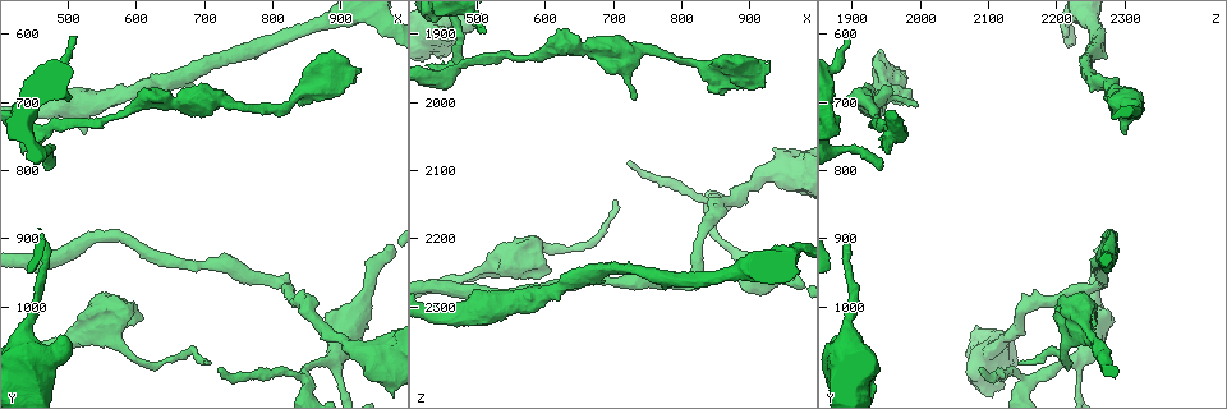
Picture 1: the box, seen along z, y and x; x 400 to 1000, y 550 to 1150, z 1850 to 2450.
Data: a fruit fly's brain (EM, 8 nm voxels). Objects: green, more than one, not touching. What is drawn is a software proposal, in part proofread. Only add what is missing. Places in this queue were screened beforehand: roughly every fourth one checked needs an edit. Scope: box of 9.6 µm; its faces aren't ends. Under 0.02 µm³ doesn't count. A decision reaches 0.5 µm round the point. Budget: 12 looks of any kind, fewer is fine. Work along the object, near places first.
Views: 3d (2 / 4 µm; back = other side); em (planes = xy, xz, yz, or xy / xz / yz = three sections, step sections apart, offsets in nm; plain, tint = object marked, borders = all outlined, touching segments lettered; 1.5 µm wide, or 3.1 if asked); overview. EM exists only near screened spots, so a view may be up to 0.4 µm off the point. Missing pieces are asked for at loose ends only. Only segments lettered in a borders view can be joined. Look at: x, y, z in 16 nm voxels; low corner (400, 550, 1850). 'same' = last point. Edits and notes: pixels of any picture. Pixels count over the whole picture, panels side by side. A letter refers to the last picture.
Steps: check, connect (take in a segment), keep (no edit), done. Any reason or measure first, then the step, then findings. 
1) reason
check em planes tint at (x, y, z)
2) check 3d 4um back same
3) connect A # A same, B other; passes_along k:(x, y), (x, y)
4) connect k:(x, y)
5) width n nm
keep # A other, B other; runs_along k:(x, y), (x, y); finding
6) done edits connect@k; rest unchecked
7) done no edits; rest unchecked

end of a long branch
check 3d 2um at (705, 1085, 2145)

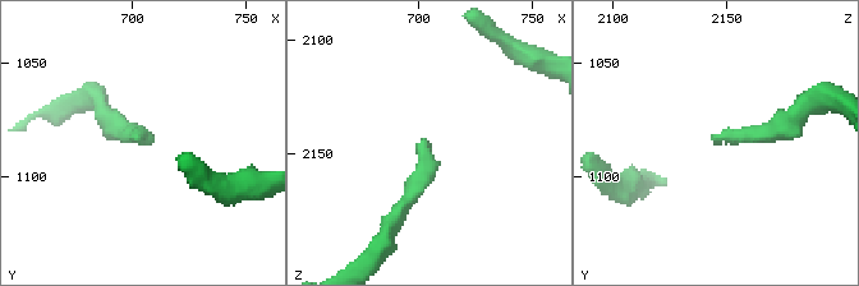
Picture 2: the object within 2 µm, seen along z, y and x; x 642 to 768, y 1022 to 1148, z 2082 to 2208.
check em xz step 4 borders at (701, 1084, 2143)

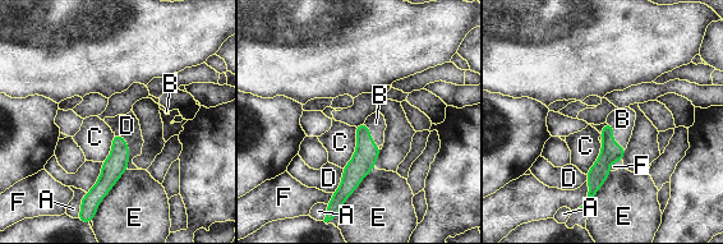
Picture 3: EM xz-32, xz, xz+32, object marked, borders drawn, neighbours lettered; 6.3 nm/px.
longest_contact E 340 nm
connect 3:(622, 119) # A other, B same, C other, D other, E other, F other; passes_along 3:(611, 152), (612, 137), (622, 119); the neuron continues

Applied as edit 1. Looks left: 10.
check overview

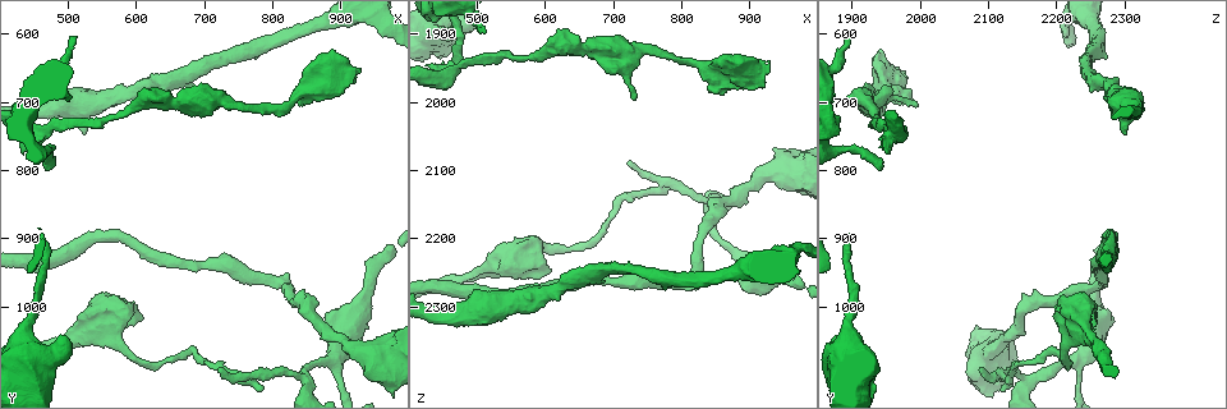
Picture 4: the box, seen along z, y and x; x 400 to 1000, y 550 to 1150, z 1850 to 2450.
end of a long branch
check 3d 4um at (460, 890, 1895)

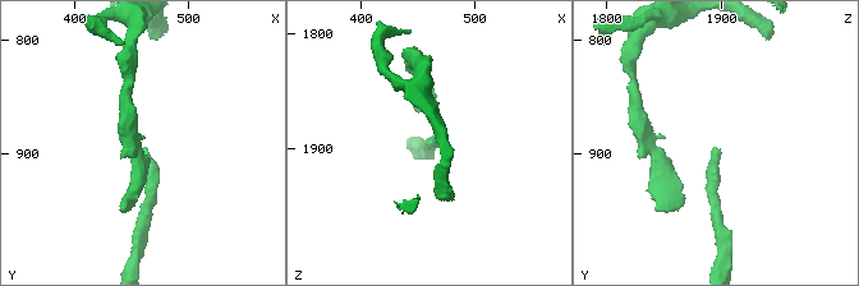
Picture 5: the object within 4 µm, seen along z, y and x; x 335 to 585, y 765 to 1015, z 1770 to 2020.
check em planes borders at (464, 894, 1898)

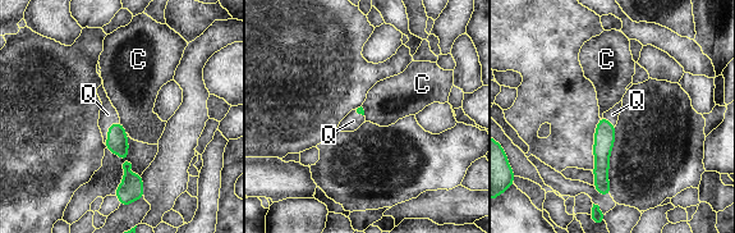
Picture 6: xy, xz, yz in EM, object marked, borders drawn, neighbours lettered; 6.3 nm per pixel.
longest_contact Q 180 nm
connect 6:(108, 114) # C other, Q same; it goes on there

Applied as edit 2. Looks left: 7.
redraw
check overview

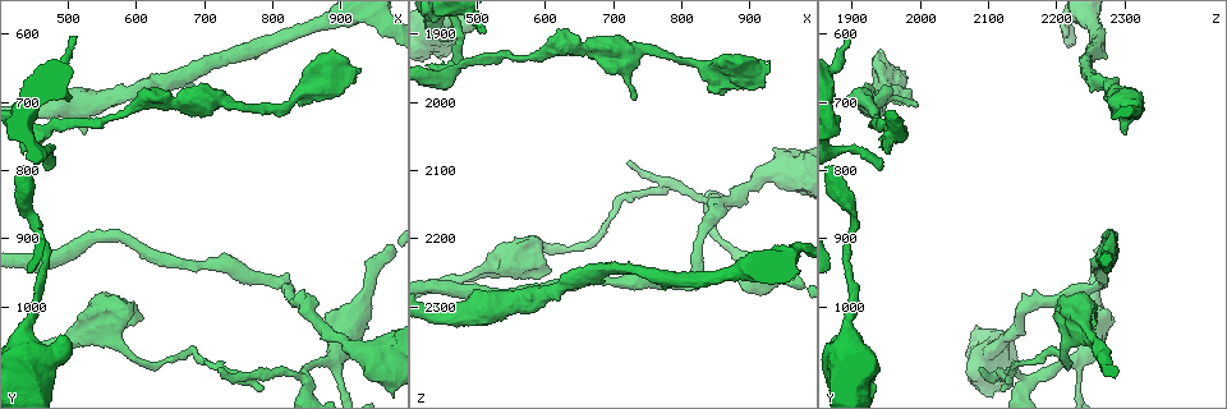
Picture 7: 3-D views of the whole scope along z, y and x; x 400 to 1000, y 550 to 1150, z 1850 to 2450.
branch stops here
check em xz step 4 borders at (730, 705, 1995)

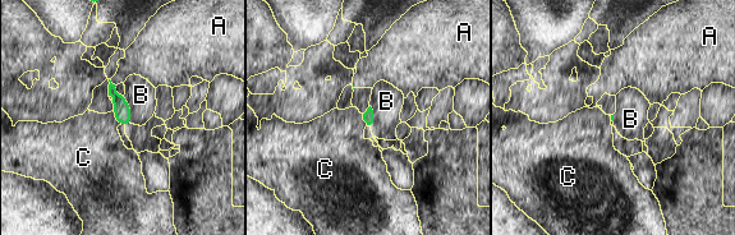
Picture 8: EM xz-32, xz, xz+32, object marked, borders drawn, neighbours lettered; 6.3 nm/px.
keep # A other, B other, C other; border 8:(113, 111), (114, 118), (120, 124); no lettered segment goes on from it

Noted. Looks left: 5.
check 3d 2um at (485, 790, 1940)

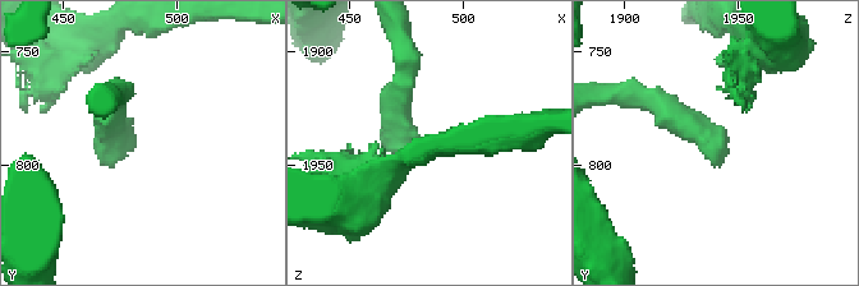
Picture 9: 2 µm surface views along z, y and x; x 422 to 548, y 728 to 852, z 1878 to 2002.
check em planes borders at (484, 791, 1942)

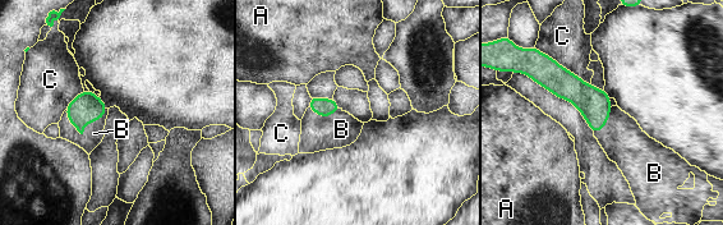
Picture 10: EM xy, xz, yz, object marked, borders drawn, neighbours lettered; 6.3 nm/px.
connect 10:(93, 133) # A other, B same, C other; passes_along 10:(87, 108), (86, 124), (93, 133); it goes on there

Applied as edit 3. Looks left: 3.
check overview

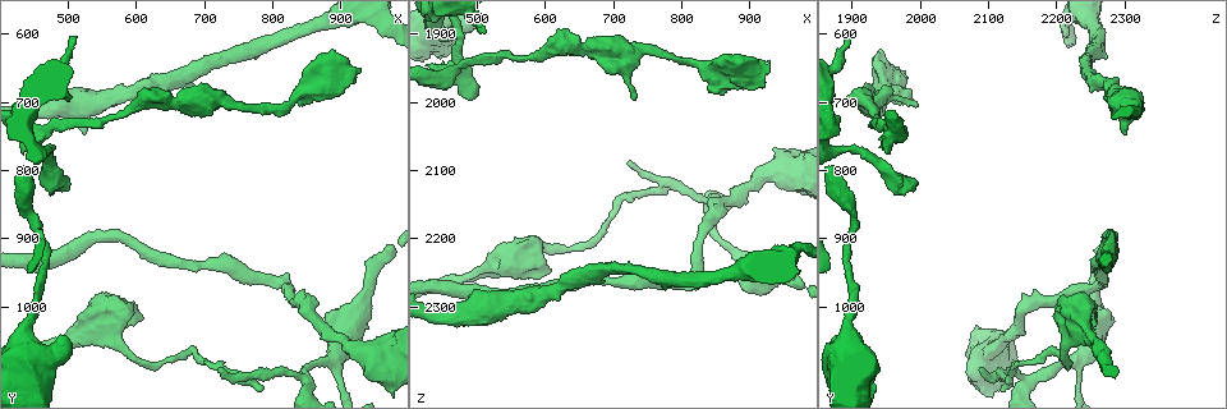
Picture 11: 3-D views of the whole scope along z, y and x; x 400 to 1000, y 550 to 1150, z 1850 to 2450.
stops while still wide
check 3d 4um at (520, 750, 2305)

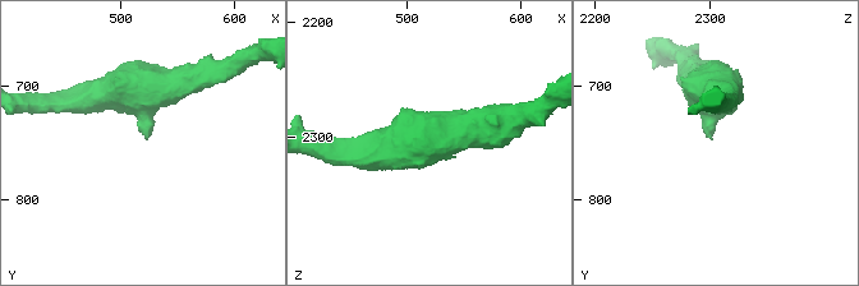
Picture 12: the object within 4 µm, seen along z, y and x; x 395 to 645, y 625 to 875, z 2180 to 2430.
check em planes borders at (520, 748, 2300)

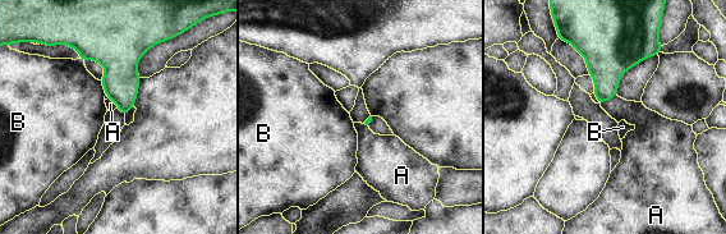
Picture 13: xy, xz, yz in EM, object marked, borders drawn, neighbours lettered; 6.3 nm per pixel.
keep # A other, B other; border 13:(616, 95), (600, 105); none of them fits

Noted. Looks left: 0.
done edits connect@3, connect@6, connect@10; rest unchecked

